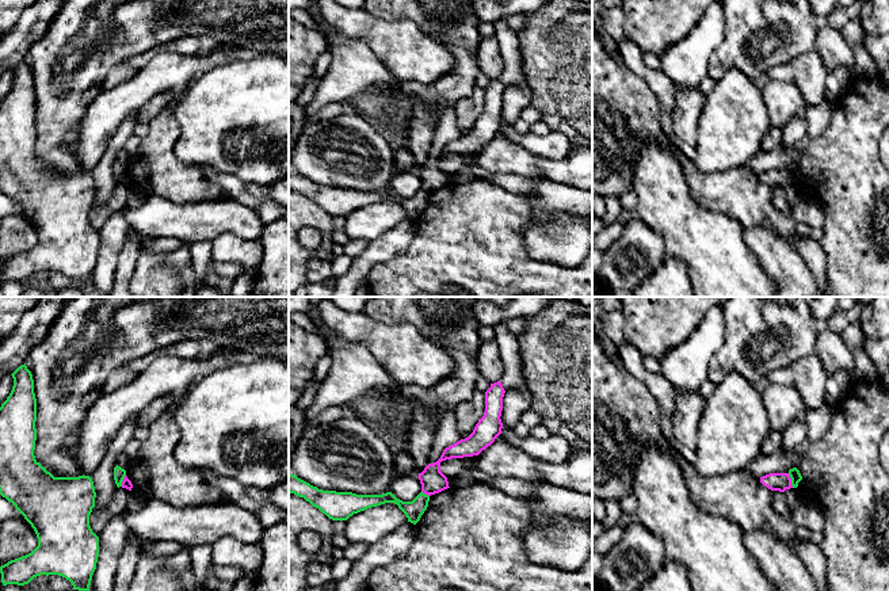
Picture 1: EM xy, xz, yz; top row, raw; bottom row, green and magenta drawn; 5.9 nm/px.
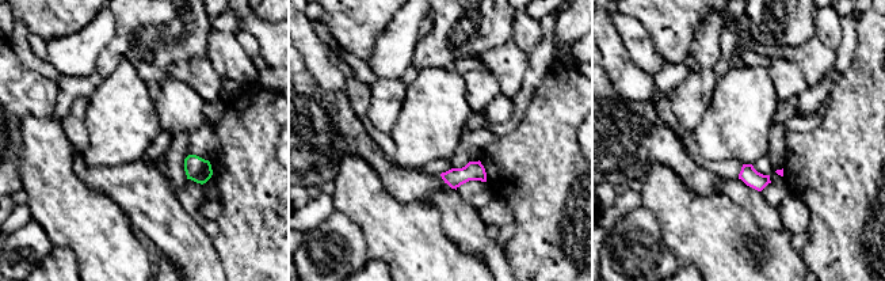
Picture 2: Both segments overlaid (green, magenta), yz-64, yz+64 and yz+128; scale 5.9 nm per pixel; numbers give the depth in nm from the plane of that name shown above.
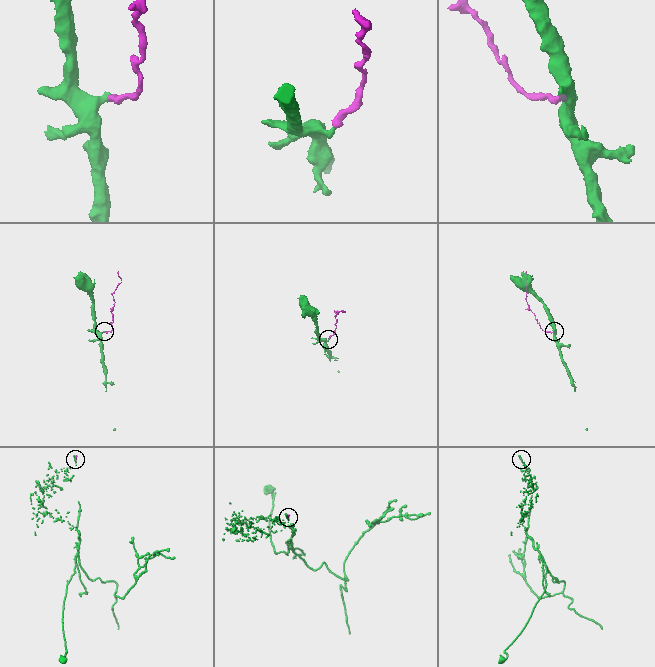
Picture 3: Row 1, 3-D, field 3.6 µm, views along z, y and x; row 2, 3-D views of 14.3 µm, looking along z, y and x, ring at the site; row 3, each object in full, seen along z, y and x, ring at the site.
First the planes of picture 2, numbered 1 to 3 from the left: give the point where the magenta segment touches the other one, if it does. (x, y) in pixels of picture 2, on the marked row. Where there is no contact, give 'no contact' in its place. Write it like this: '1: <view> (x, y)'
1: no contact
2: no contact
3: no contact

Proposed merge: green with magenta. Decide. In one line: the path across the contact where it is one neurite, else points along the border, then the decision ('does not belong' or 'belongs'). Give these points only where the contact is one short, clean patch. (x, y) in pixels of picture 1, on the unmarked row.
border yz (788, 170), (793, 183); does not belong

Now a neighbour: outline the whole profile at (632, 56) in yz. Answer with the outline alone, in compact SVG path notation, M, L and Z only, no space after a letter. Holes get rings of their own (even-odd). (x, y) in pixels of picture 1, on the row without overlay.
M627 37L619 43L619 54L626 68L641 77L657 95L661 104L661 113L672 113L678 91L674 81L664 72L646 66L642 52Z

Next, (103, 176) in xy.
M138 111L130 114L122 122L117 133L110 140L100 161L89 171L96 188L95 205L98 206L106 203L110 199L114 188L118 184L114 176L114 164L117 163L118 152L125 149L126 141L134 134L134 129L137 126L137 115Z

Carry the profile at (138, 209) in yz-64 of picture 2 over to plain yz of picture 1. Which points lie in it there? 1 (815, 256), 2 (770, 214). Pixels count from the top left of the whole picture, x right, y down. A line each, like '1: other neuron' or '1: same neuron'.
1: same neuron
2: same neuron

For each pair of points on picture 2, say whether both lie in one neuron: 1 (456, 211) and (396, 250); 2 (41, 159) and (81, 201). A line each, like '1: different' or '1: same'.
1: different
2: same

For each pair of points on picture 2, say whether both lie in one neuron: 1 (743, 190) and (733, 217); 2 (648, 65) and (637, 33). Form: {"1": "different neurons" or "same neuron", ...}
{"1": "different neurons", "2": "same neuron"}

